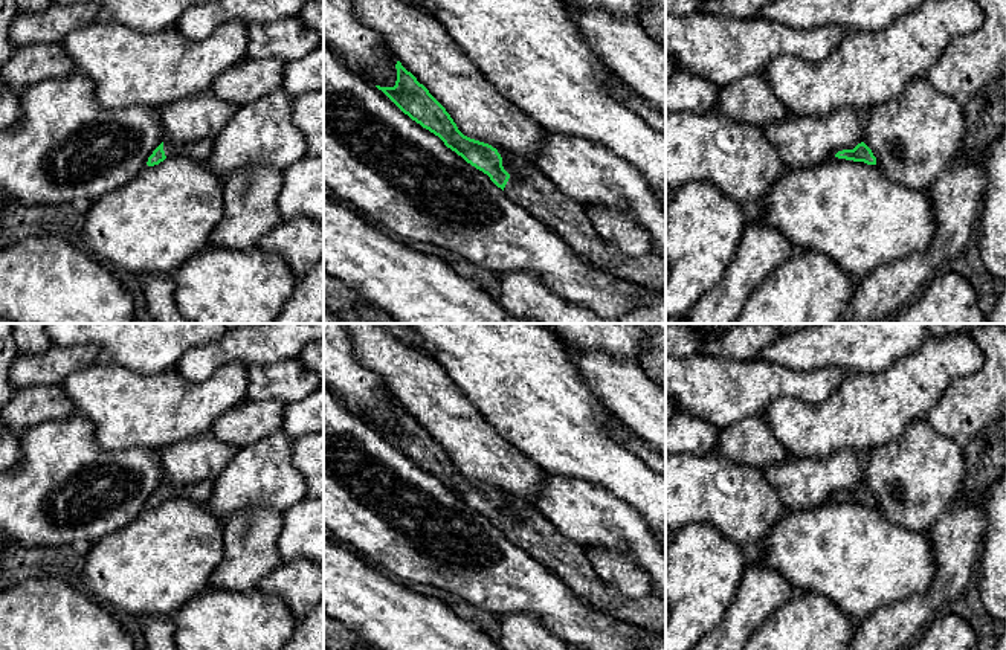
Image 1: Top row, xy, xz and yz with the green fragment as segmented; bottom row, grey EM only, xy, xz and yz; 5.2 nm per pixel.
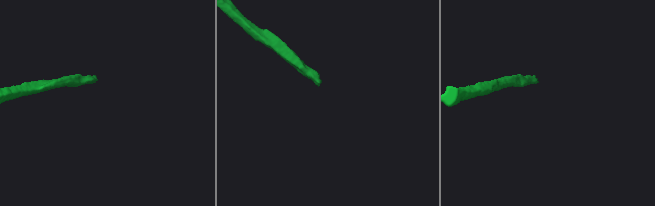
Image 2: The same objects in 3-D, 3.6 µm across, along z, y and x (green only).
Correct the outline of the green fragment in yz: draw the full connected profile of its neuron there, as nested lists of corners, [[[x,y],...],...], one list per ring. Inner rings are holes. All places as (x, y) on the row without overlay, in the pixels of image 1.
[[[864,484],[858,485],[853,491],[838,493],[835,499],[853,504],[864,504],[867,507],[876,507],[876,499]]]

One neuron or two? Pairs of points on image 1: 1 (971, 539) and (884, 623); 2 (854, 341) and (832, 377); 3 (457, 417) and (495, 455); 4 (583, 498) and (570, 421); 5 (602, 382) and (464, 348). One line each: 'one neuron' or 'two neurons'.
1: one neuron
2: two neurons
3: one neuron
4: two neurons
5: two neurons

